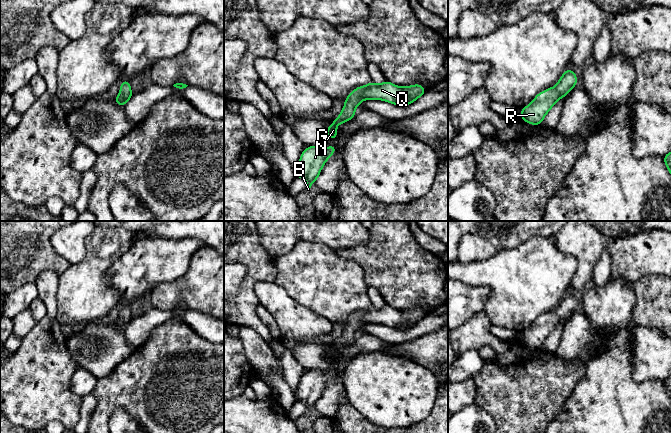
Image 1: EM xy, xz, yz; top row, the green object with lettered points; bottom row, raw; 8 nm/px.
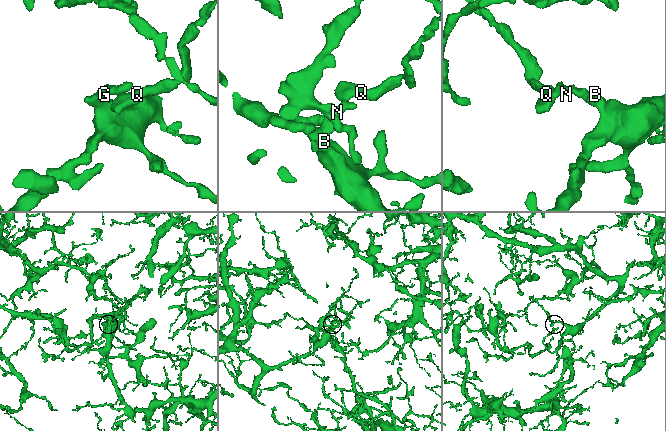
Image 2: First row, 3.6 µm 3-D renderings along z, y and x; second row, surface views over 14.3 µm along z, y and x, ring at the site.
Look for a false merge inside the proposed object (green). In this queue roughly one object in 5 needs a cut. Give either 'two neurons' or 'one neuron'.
one neuron

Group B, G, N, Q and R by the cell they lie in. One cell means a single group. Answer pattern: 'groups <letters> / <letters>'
groups B G N Q R

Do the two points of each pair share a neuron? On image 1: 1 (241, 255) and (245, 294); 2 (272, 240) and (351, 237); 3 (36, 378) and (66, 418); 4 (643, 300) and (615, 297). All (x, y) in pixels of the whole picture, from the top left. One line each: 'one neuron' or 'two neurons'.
1: one neuron
2: one neuron
3: one neuron
4: two neurons

